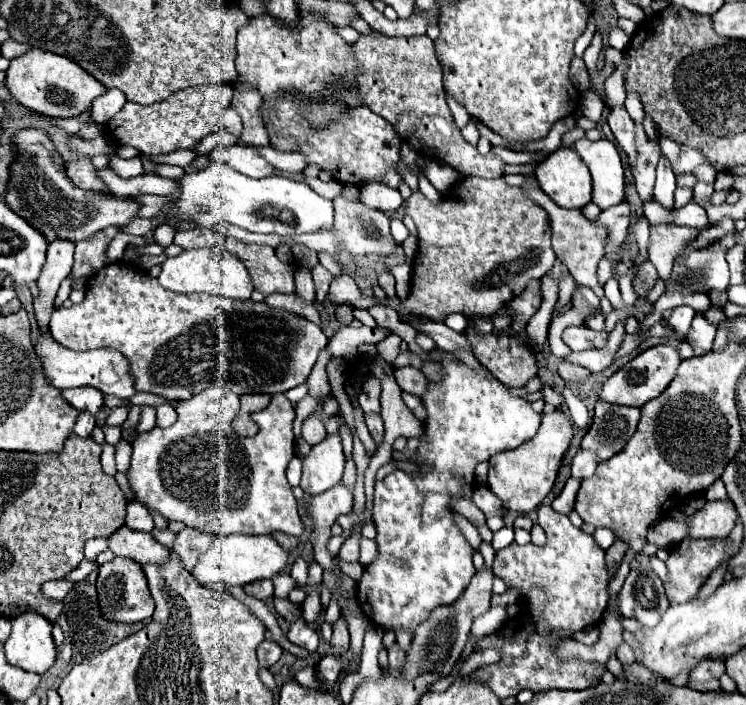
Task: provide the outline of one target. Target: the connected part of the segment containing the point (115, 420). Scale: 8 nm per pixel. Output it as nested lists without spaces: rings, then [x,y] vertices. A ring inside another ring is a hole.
[[[120,406],[120,408],[110,408],[110,416],[108,416],[108,426],[122,426],[124,420],[128,418],[128,408]]]

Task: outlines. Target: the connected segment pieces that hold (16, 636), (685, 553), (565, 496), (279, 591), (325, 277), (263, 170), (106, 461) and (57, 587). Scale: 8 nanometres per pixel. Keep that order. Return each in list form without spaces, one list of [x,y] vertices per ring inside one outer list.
[[[24,612],[12,618],[12,632],[4,644],[8,664],[44,674],[56,658],[52,628],[54,624],[38,612]]]
[[[684,538],[668,556],[666,566],[668,566],[668,580],[664,582],[666,596],[670,602],[686,602],[698,596],[700,588],[708,580],[708,576],[726,560],[726,548],[730,546],[728,538],[718,538],[718,540],[690,540]]]
[[[570,478],[564,486],[564,490],[560,492],[560,496],[556,496],[556,500],[552,502],[552,508],[556,512],[562,512],[562,514],[568,514],[572,508],[574,508],[574,500],[576,500],[576,492],[580,488],[580,480],[576,478]]]
[[[288,572],[276,574],[276,576],[272,578],[272,582],[274,582],[274,594],[276,594],[278,598],[286,598],[288,592],[290,592],[292,588],[296,588],[296,582],[294,582],[294,578],[292,578]]]
[[[318,264],[314,271],[314,268],[311,270],[313,281],[316,285],[316,292],[318,294],[318,290],[320,289],[320,282],[326,282],[325,284],[329,284],[331,282],[332,276],[328,270],[326,270],[322,265]]]
[[[240,144],[230,146],[230,148],[220,146],[212,152],[210,158],[226,162],[230,168],[234,168],[250,178],[266,178],[266,176],[276,174],[276,168],[272,164],[268,164],[260,156],[260,152],[252,146],[240,146]]]
[[[104,442],[104,444],[102,444],[102,453],[100,459],[104,471],[108,475],[115,476],[117,472],[115,463],[115,448],[107,442]]]
[[[58,580],[58,582],[46,582],[42,586],[42,596],[48,600],[62,600],[66,596],[66,592],[70,592],[74,584],[66,582],[66,580]]]

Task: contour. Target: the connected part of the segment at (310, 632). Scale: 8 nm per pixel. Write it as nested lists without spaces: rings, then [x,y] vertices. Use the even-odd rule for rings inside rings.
[[[296,620],[290,624],[290,630],[288,630],[288,640],[296,646],[302,646],[306,648],[308,652],[316,652],[316,646],[318,646],[318,634],[312,626],[306,624],[306,620]]]

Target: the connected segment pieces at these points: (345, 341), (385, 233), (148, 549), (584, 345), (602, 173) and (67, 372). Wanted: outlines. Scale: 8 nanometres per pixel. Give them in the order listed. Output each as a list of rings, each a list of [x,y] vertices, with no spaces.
[[[344,326],[340,332],[336,332],[332,336],[332,340],[328,342],[327,349],[330,350],[332,356],[344,356],[348,354],[350,350],[354,350],[358,344],[362,342],[380,342],[388,332],[382,332],[378,330],[378,336],[374,338],[374,330],[372,328],[352,328],[352,326]]]
[[[342,194],[336,196],[334,200],[334,232],[320,232],[320,234],[310,234],[310,236],[294,236],[294,238],[280,238],[280,236],[274,236],[274,234],[250,234],[242,228],[236,228],[236,226],[230,226],[230,224],[216,224],[214,226],[214,232],[222,234],[224,238],[226,236],[234,236],[238,240],[244,240],[244,242],[254,242],[254,244],[270,244],[270,246],[280,246],[280,244],[306,244],[308,248],[316,250],[316,252],[328,252],[328,254],[334,254],[336,250],[336,242],[342,242],[346,248],[350,248],[350,252],[354,254],[380,254],[380,256],[388,256],[394,252],[396,248],[396,242],[392,240],[392,234],[390,234],[390,226],[386,224],[386,214],[384,212],[378,212],[378,210],[372,210],[368,208],[360,198],[356,200],[348,200],[344,198]]]
[[[128,526],[118,528],[108,536],[108,550],[112,550],[116,556],[130,558],[138,564],[156,564],[168,560],[168,548],[162,548],[148,532],[136,532]]]
[[[570,326],[564,330],[562,340],[572,350],[590,350],[590,348],[602,348],[606,344],[608,334],[606,332],[594,332],[586,326]]]
[[[582,138],[574,144],[574,150],[592,172],[592,202],[602,210],[624,202],[624,170],[618,148],[606,138],[598,142]]]
[[[40,336],[36,344],[36,352],[42,358],[46,376],[60,390],[74,388],[74,386],[94,386],[100,392],[118,396],[122,400],[130,400],[136,394],[136,382],[134,382],[134,376],[130,374],[130,362],[126,360],[126,356],[122,356],[120,352],[114,352],[112,348],[74,352],[70,348],[60,346],[56,340]]]

